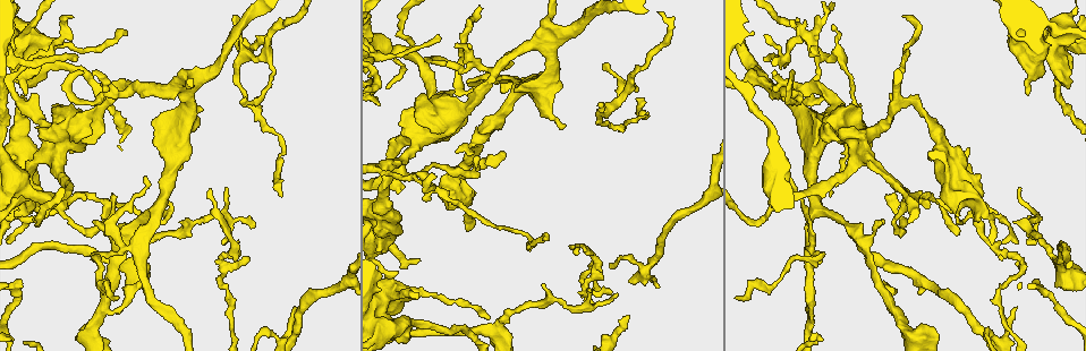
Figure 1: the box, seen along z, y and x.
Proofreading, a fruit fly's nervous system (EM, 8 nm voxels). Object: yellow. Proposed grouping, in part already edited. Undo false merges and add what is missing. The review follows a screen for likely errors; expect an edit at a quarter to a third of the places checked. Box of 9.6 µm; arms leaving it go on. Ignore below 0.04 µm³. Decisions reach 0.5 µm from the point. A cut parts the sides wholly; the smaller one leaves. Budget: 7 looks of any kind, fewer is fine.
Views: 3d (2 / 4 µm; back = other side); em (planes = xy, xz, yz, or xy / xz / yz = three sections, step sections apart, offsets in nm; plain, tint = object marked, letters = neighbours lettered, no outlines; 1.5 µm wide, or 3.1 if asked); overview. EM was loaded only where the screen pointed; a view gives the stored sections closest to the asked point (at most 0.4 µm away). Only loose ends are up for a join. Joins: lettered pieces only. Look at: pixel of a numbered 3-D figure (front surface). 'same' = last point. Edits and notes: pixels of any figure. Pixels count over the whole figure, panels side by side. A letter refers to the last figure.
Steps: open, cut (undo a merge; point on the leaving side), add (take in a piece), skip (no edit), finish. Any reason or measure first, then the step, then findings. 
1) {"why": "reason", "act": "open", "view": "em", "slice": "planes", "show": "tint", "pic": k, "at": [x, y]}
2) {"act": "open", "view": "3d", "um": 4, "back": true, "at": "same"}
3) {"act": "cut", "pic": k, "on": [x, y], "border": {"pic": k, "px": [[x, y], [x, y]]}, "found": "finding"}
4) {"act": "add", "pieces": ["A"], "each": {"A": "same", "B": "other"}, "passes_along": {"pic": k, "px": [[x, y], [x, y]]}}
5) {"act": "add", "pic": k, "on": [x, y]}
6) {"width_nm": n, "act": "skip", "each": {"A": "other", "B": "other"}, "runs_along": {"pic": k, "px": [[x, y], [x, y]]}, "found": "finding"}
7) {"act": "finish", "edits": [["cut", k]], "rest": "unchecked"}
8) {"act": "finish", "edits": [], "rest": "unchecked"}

{"why": "branch stops here", "act": "open", "view": "3d", "um": 2, "pic": 1, "at": [210, 190]}

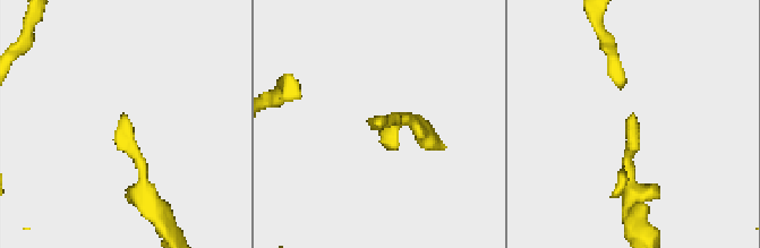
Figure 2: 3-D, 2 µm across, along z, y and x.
{"act": "open", "view": "em", "slice": "planes", "show": "letters", "pic": 2, "at": [633, 116]}

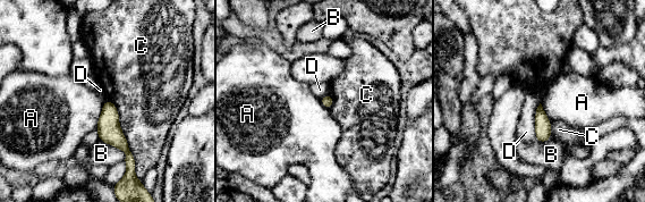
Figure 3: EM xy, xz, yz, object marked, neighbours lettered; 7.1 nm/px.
{"width_nm": 80, "longest_contact_nm": ["C", 600], "act": "skip", "each": {"A": "other", "B": "other", "C": "other", "D": "other"}, "found": "none of them fits"}

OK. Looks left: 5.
{"why": "tapers out", "act": "open", "view": "3d", "um": 4, "pic": 1, "at": [927, 205]}

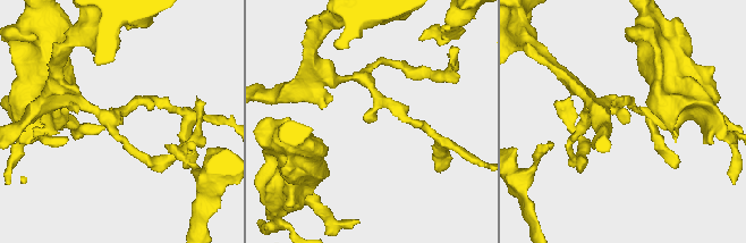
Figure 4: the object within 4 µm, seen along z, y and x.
{"act": "open", "view": "em", "slice": "planes", "show": "letters", "pic": 4, "at": [121, 121]}

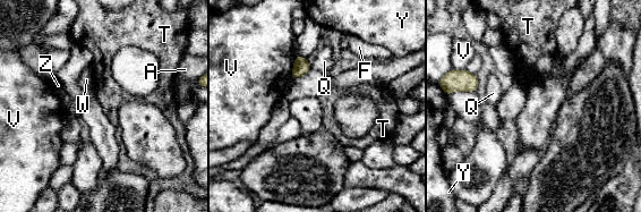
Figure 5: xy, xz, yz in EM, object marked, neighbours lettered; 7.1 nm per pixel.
{"act": "skip", "each": {"A": "other", "F": "other", "Q": "other", "T": "other", "V": "other", "W": "other", "Y": "other", "Z": "other"}, "border": {"pic": 5, "px": [[309, 65], [312, 68]]}, "found": "none of them fits"}

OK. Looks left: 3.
{"why": "sharp bend", "act": "open", "view": "em", "slice": "planes", "show": "plain", "pic": 1, "at": [802, 90]}

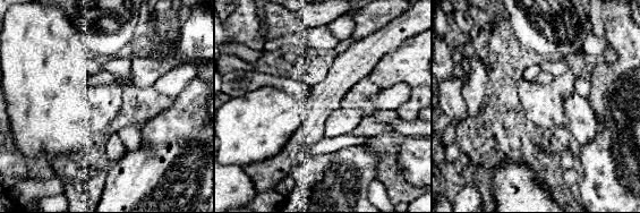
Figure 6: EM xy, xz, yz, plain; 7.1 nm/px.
{"act": "open", "view": "em", "slice": "planes", "show": "letters", "at": "same"}

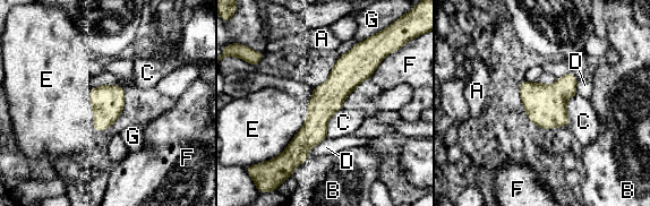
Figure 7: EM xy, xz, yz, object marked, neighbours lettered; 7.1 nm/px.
{"act": "skip", "each": {"A": "other", "B": "other", "C": "other", "D": "other", "E": "other", "F": "other", "G": "other"}, "border": {"pic": 7, "px": [[576, 94], [567, 99], [570, 125]]}, "found": "continuous, no second neuron"}

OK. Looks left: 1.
{"act": "finish", "edits": [], "rest": "unchecked"}

